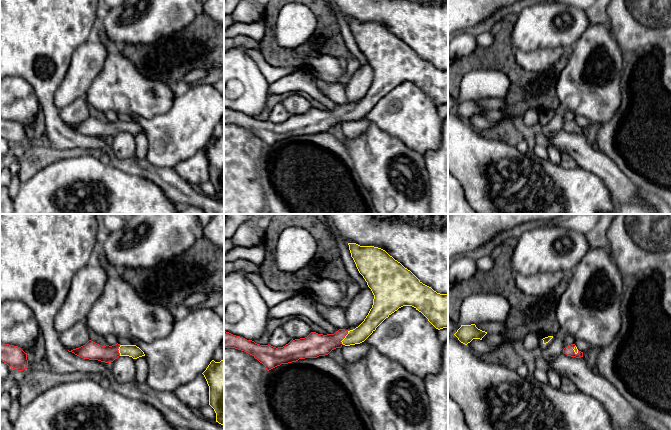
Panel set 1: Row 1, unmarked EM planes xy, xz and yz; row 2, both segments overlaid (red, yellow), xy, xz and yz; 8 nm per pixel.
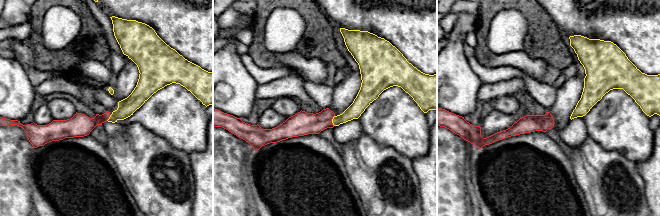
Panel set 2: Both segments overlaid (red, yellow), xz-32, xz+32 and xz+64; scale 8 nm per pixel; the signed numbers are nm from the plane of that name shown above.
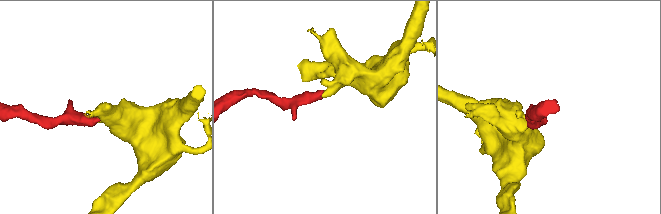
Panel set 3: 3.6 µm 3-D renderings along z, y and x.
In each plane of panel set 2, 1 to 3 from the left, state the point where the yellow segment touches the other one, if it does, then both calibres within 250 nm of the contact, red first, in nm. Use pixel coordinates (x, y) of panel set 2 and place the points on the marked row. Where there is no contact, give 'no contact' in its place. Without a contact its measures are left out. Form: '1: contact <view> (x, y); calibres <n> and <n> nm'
1: contact xz-32 (108, 118); calibres 190 and 140 nm
2: contact xz+32 (331, 120); calibres 190 and 120 nm
3: no contact

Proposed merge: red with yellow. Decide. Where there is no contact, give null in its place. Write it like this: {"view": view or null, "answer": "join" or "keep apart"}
{"view": "xz", "answer": "join"}

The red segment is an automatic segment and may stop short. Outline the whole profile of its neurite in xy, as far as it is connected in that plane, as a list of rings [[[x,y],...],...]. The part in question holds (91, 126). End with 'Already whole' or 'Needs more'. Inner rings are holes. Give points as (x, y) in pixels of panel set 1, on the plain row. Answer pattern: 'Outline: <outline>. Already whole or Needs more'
Outline: [[[91,116],[69,128],[83,135],[98,136],[105,139],[111,139],[119,132],[129,132],[133,135],[145,132],[144,128],[136,121],[120,121],[117,119],[112,122],[101,122]]]. Needs more

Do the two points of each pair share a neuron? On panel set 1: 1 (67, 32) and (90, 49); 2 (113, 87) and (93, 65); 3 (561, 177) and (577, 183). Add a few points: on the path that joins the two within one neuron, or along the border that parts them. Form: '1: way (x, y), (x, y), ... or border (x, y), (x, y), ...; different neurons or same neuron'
1: border (95, 23), (89, 36), (76, 49), (69, 63); different neurons
2: border (108, 50), (108, 55), (102, 69), (86, 92); different neurons
3: way (565, 181), (573, 183); same neuron

